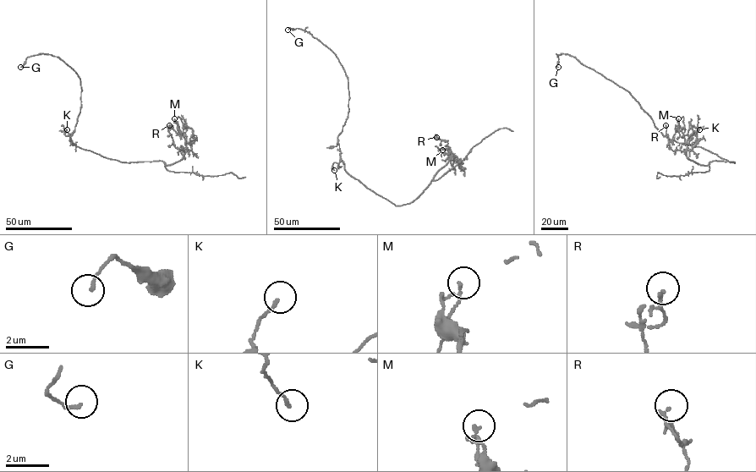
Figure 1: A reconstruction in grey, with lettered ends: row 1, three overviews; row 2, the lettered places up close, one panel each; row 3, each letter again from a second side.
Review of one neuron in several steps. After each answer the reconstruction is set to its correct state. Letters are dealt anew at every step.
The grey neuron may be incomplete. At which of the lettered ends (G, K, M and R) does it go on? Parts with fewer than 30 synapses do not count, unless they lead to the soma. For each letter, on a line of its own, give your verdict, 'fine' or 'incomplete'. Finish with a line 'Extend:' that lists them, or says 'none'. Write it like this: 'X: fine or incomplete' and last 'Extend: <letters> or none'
G: fine
K: fine
M: fine
R: fine
Extend: none

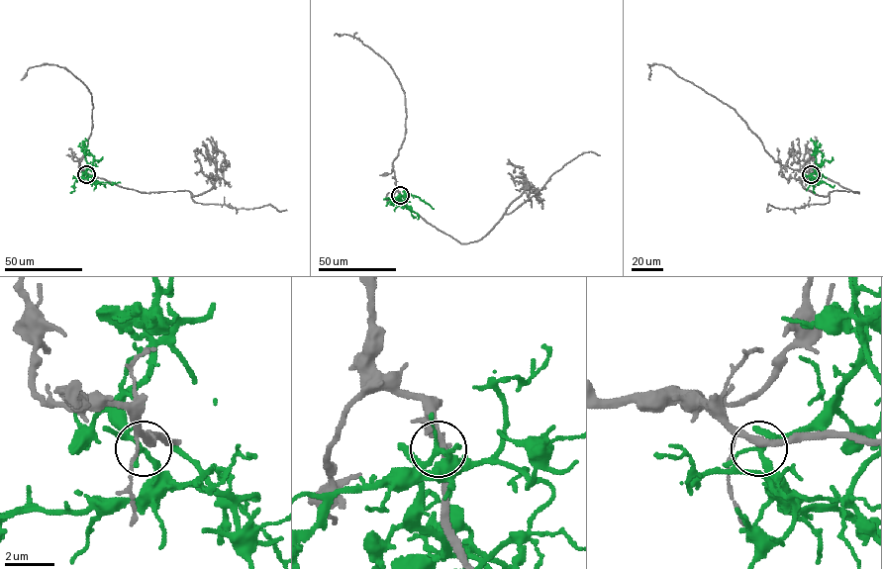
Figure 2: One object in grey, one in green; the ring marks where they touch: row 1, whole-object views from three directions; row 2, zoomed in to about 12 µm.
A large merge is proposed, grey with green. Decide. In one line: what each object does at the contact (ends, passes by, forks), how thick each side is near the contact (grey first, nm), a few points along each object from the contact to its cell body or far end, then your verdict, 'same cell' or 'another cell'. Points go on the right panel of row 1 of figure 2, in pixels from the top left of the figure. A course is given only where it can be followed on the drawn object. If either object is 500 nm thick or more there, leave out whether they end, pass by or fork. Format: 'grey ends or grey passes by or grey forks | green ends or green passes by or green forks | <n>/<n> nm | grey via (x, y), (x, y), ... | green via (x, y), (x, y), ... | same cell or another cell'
grey passes by | green forks | 280/160 nm | grey via (811, 174), (859, 193), (833, 191), (823, 204), (791, 209), (768, 204), (767, 211), (770, 210) | green via (811, 174), (810, 183), (824, 182) | another cell

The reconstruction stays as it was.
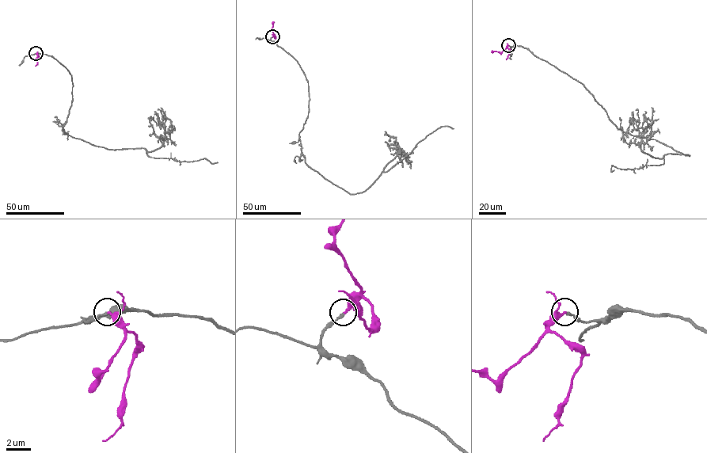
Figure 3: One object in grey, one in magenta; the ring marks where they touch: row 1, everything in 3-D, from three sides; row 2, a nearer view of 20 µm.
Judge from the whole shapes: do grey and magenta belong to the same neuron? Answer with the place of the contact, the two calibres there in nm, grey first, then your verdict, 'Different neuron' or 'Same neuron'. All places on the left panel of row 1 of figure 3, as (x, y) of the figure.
Place: (36, 53). Thickness 190 nm (grey) against 280 nm. Same neuron

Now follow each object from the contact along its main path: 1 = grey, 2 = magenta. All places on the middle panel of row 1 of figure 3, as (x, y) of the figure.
1: (272, 36), (307, 81), (309, 112), (298, 135), (305, 163), (351, 194), (365, 191), (440, 127), (454, 128)
2: (272, 36), (274, 22)

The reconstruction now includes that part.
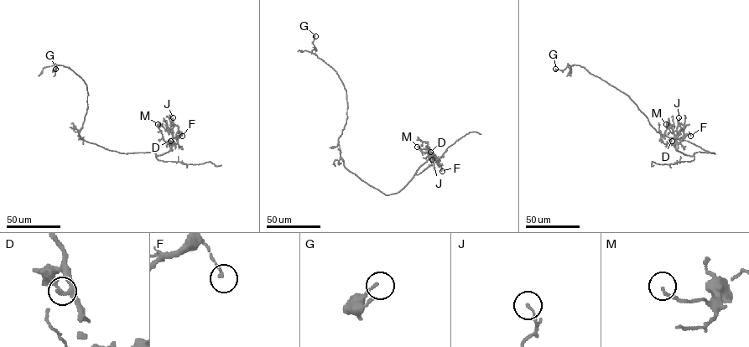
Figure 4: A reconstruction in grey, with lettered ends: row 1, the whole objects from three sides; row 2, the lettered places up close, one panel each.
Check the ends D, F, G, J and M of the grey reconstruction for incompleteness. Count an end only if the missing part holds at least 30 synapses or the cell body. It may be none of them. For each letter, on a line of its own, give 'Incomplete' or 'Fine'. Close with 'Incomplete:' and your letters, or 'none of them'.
D: Fine
F: Fine
G: Fine
J: Fine
M: Fine
Incomplete: none of them

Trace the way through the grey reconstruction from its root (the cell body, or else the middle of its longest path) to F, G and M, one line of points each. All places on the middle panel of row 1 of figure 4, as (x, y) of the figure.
F: (344, 165), (386, 195), (399, 192), (431, 155), (442, 171)
G: (344, 165), (338, 140), (347, 118), (346, 90), (336, 72), (311, 52), (314, 48), (313, 42), (315, 36)
M: (344, 165), (386, 195), (396, 194), (431, 155), (433, 157), (417, 147)

